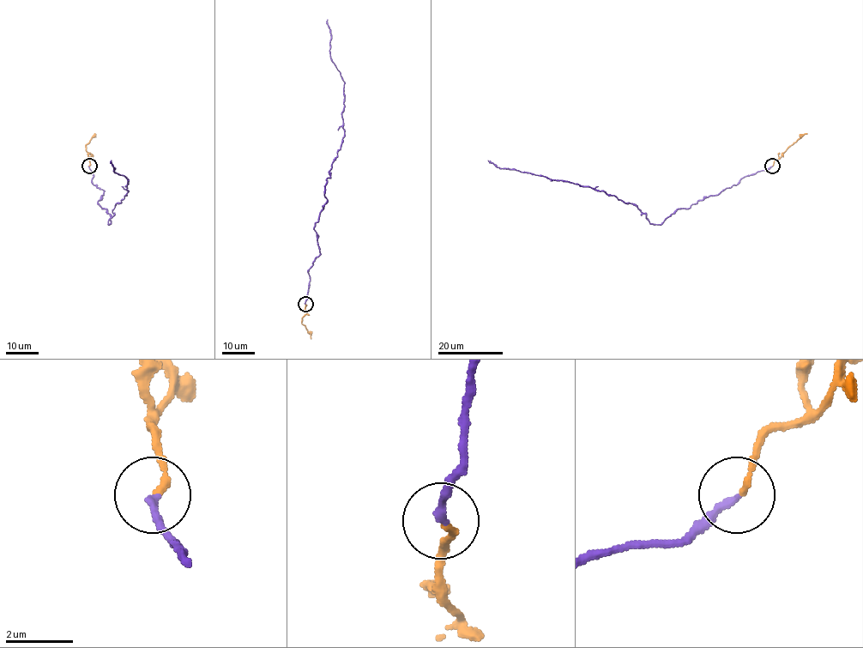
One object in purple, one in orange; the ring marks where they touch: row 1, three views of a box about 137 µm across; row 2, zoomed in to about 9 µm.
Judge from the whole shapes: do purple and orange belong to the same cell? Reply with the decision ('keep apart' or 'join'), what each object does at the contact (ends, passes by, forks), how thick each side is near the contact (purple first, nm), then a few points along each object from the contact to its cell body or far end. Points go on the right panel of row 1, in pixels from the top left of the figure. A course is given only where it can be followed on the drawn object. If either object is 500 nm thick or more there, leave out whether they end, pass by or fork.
join | purple ends | orange ends | 220/190 nm | purple via (772, 166), (652, 224), (635, 205), (603, 190), (499, 168), (488, 160) | orange via (773, 166), (774, 161), (806, 133)

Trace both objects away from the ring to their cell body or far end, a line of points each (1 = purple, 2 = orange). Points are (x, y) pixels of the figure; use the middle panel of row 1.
1: (304, 304), (308, 269), (320, 253), (314, 226), (344, 135), (344, 80), (330, 57), (328, 20)
2: (304, 305), (306, 313), (302, 323), (311, 338)

